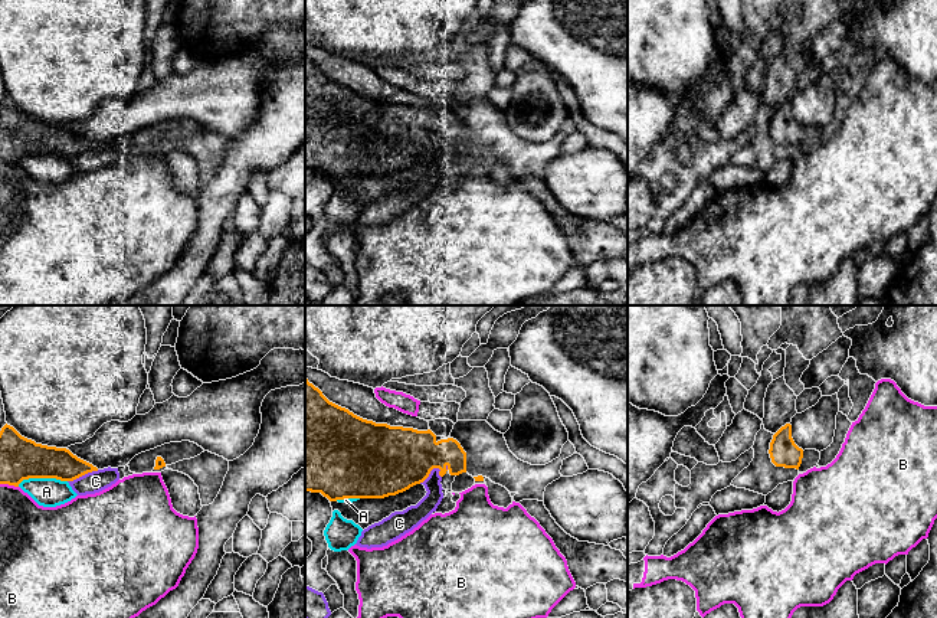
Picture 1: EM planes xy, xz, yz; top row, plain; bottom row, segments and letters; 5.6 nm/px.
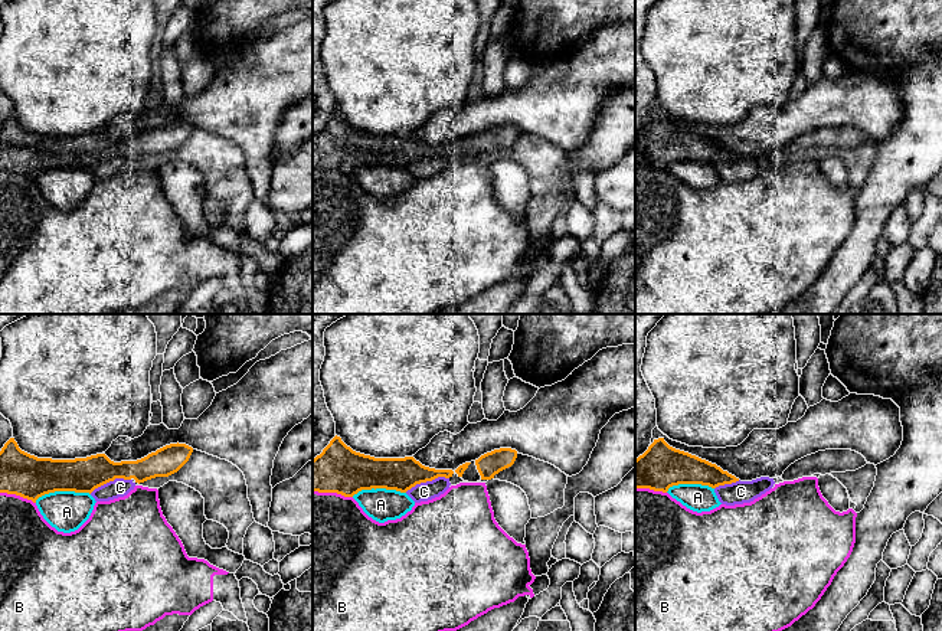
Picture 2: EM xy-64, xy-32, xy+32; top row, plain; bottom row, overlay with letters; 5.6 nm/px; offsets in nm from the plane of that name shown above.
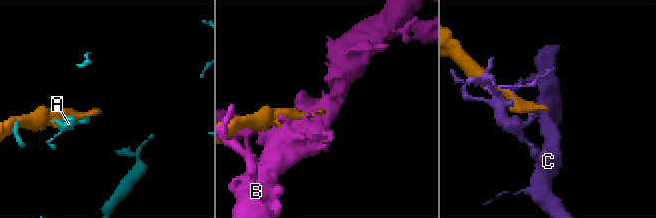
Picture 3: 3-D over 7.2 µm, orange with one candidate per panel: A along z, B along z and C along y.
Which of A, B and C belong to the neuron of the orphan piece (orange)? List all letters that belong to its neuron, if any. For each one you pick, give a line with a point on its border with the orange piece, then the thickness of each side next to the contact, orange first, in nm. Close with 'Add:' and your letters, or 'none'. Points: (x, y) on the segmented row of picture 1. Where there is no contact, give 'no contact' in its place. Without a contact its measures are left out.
Add: none

